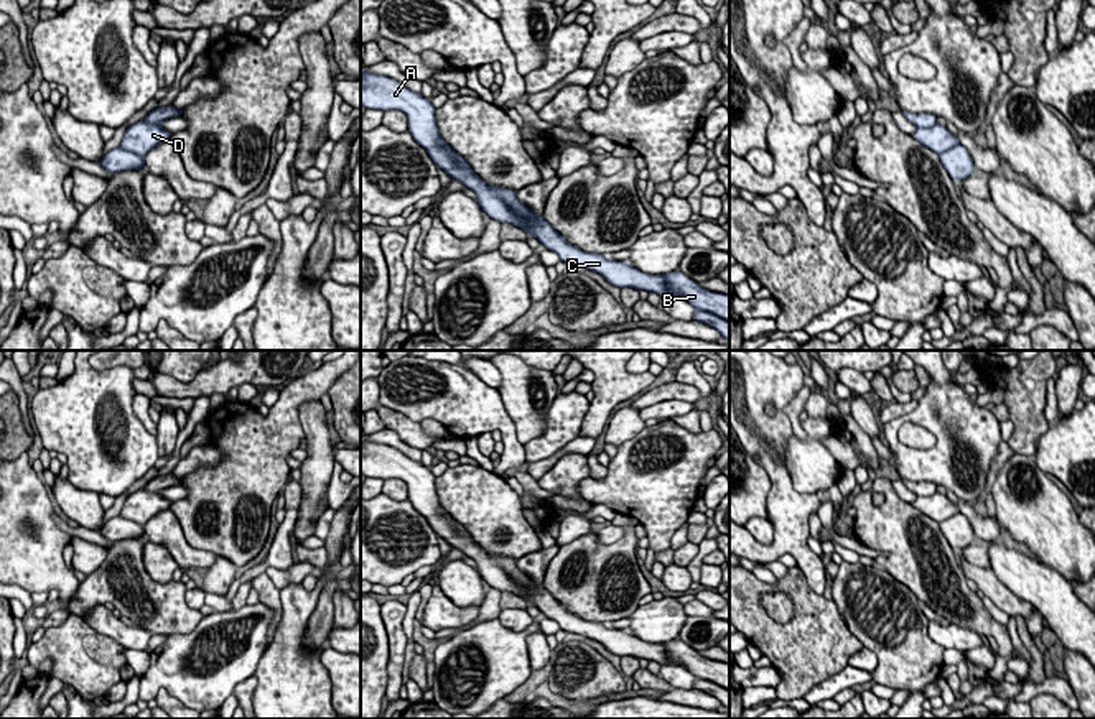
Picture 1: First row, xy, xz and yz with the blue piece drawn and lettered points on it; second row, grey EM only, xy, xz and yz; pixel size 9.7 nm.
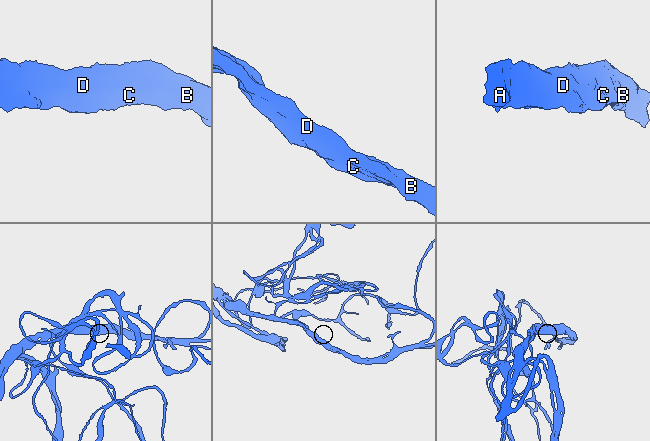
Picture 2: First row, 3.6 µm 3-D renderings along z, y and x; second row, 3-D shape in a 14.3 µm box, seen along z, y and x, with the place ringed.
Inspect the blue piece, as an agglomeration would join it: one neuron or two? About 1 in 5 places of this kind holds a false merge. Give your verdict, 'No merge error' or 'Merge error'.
No merge error

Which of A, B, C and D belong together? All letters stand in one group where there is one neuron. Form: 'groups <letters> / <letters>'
groups A B C D

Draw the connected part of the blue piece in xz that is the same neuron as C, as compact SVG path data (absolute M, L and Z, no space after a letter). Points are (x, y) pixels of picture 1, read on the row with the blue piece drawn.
M361 67L361 104L366 109L402 110L408 117L408 132L413 140L426 150L436 168L476 193L481 211L492 220L520 227L529 237L535 237L548 250L553 250L560 262L596 271L613 286L687 299L697 308L693 319L711 326L725 342L729 342L728 295L701 288L680 270L649 275L629 262L604 258L568 244L542 216L517 199L517 191L491 186L473 171L468 161L440 135L430 99L407 89L395 79Z

